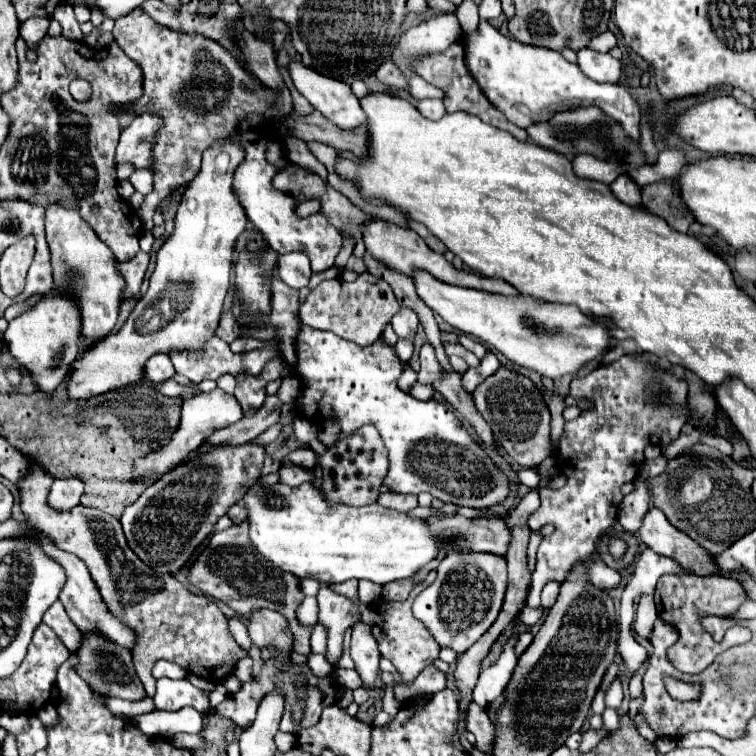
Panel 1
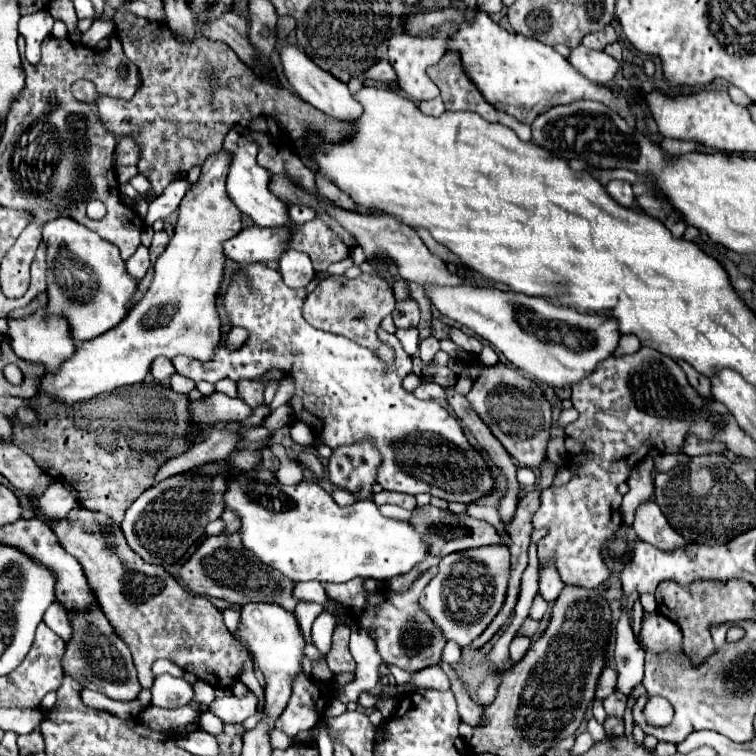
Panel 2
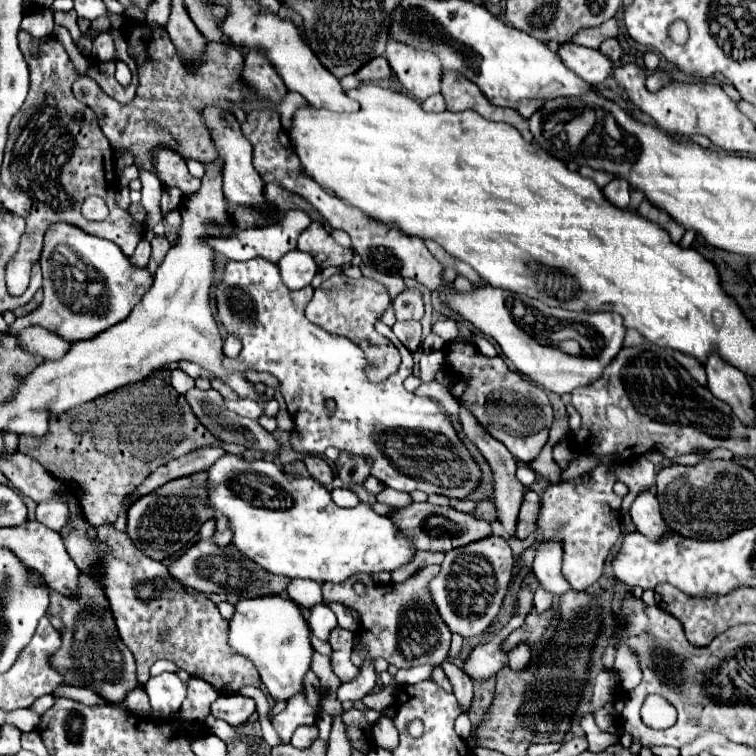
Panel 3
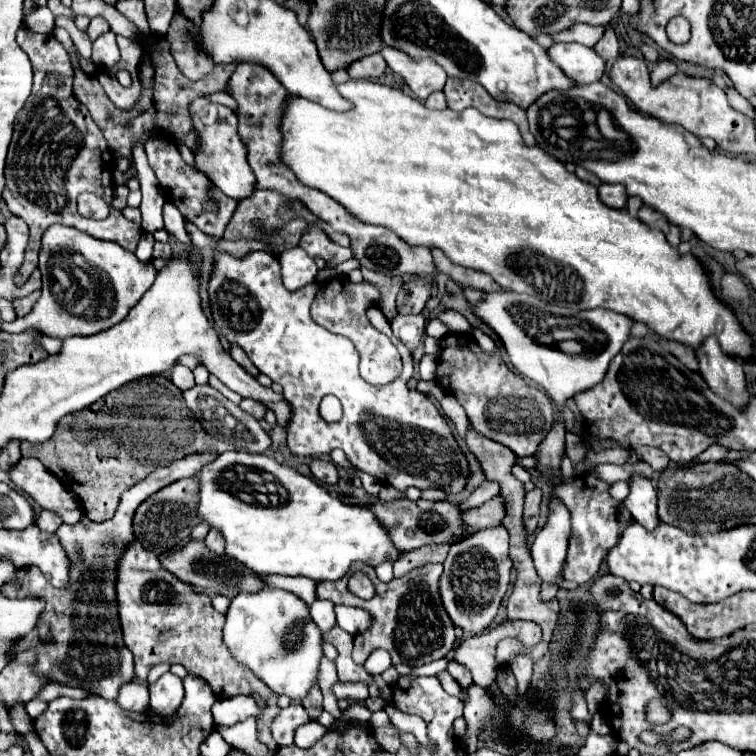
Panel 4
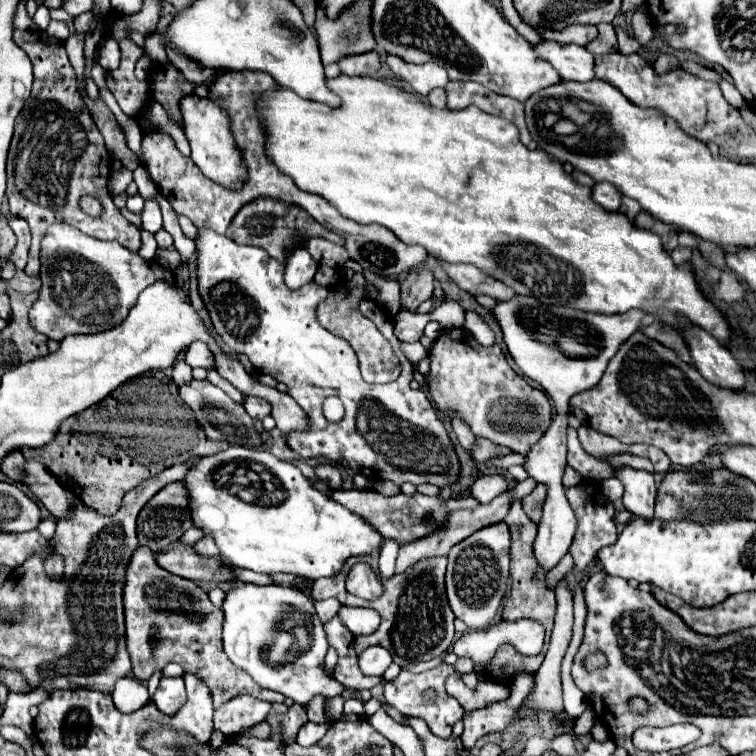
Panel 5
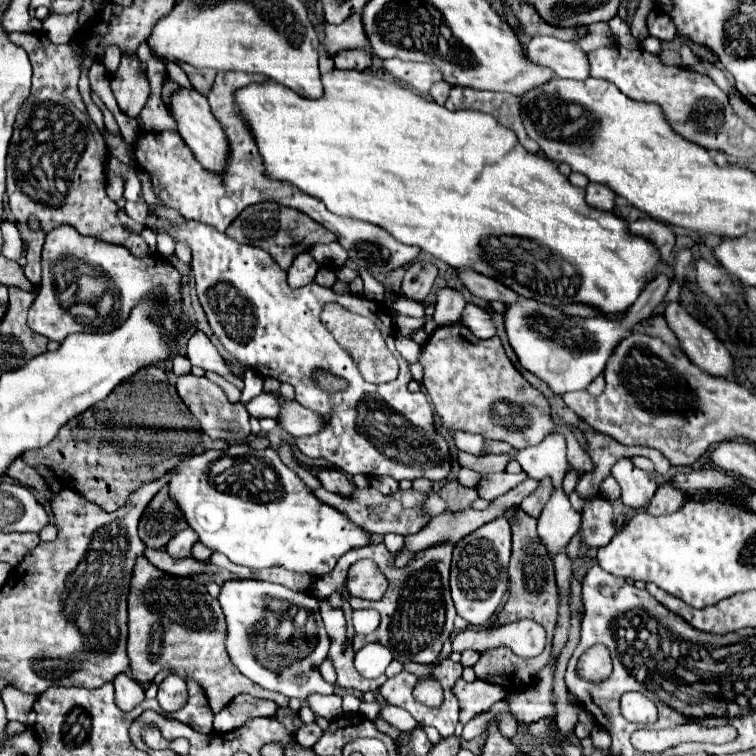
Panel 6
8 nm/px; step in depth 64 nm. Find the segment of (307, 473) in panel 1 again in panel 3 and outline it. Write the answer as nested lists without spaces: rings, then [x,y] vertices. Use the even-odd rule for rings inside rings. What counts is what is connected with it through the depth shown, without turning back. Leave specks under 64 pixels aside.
[[[192,388],[190,392],[186,392],[186,400],[188,400],[188,404],[192,406],[194,414],[198,416],[198,420],[200,420],[214,436],[218,436],[222,442],[236,442],[236,444],[246,446],[248,450],[262,450],[262,452],[272,452],[272,454],[278,454],[278,452],[280,452],[280,444],[272,438],[272,434],[270,434],[268,430],[264,430],[264,428],[258,424],[258,420],[242,418],[242,416],[236,416],[234,412],[224,412],[220,392],[216,392],[216,390],[204,392],[204,390]]]

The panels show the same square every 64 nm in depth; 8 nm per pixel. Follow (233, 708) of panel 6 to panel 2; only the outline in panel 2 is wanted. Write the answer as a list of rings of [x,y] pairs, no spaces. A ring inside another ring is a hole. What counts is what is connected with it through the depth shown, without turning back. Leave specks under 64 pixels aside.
[[[248,692],[246,696],[240,696],[240,698],[234,694],[228,694],[220,700],[214,700],[210,704],[210,712],[214,712],[222,722],[242,724],[246,718],[256,714],[256,706],[258,706],[258,698],[252,692]]]

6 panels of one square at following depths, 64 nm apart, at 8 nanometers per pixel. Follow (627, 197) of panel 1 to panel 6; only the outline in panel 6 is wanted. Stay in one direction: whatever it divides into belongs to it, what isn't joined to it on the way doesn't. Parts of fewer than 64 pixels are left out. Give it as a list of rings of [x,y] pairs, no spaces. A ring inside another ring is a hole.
[[[588,184],[586,188],[586,202],[600,210],[612,210],[614,208],[616,194],[610,188],[604,188],[604,184]]]

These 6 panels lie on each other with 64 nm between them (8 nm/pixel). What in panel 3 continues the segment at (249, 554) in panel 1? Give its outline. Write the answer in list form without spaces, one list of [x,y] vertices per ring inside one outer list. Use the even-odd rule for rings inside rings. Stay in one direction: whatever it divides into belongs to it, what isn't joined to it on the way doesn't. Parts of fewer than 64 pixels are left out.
[[[206,538],[196,542],[182,558],[170,564],[170,574],[182,582],[186,588],[198,590],[202,594],[236,594],[238,600],[242,598],[256,598],[256,596],[268,596],[268,594],[278,594],[278,596],[288,596],[286,588],[290,584],[288,578],[284,576],[272,576],[270,572],[264,572],[258,564],[252,564],[246,556],[240,556],[232,544],[220,548],[214,540]]]

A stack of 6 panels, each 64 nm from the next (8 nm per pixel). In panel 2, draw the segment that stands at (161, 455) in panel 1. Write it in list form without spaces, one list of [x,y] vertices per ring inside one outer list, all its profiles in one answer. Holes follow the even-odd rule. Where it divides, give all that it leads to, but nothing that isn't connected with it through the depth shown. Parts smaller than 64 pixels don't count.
[[[212,392],[196,402],[190,402],[192,428],[188,440],[196,440],[200,434],[210,432],[220,422],[240,422],[252,414],[252,410],[240,398],[228,398],[222,392]]]

